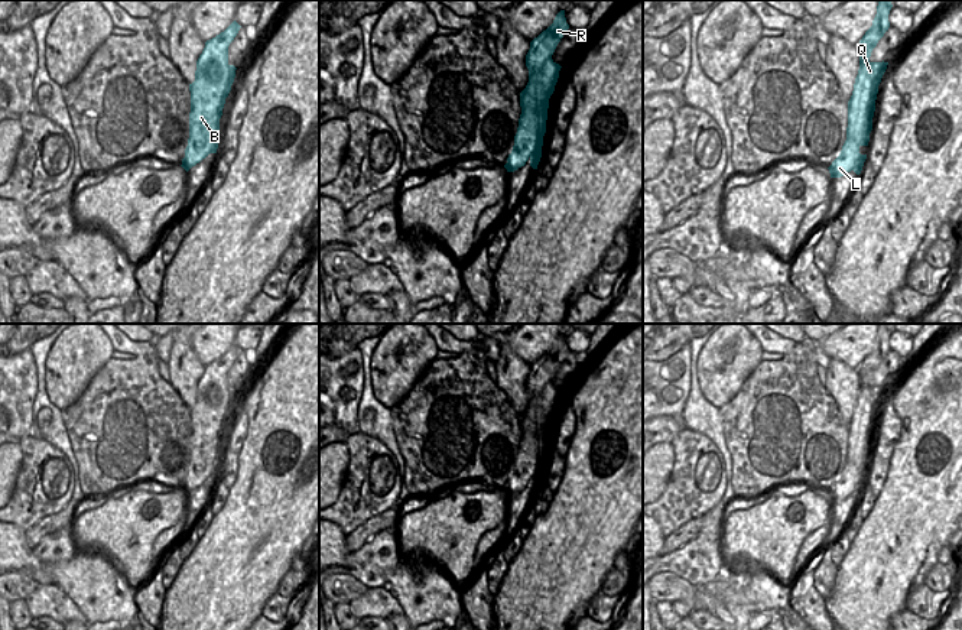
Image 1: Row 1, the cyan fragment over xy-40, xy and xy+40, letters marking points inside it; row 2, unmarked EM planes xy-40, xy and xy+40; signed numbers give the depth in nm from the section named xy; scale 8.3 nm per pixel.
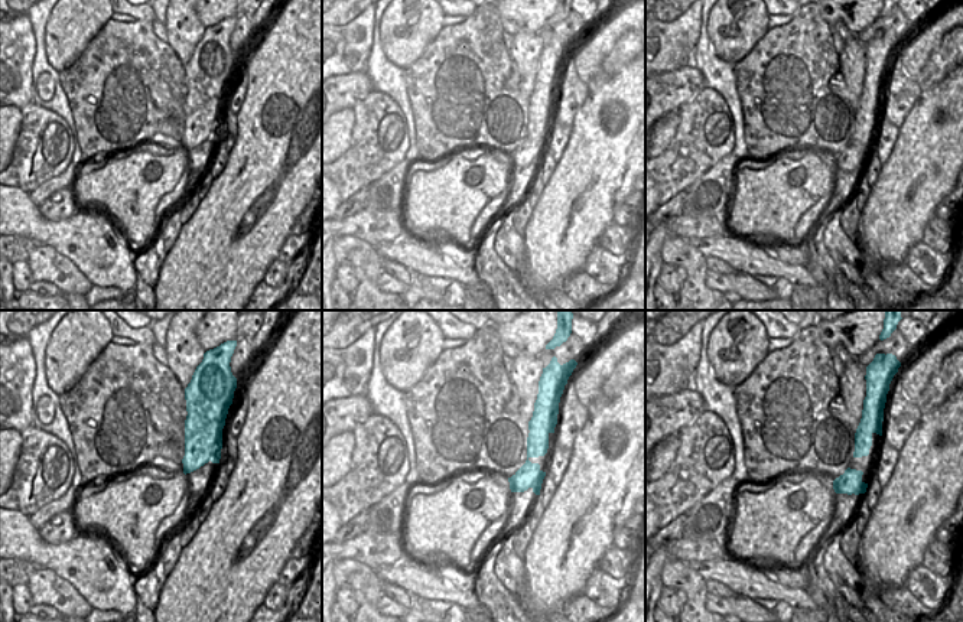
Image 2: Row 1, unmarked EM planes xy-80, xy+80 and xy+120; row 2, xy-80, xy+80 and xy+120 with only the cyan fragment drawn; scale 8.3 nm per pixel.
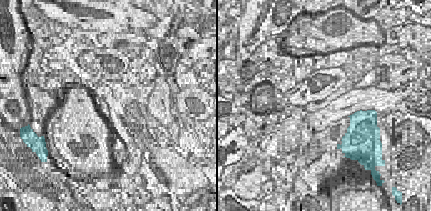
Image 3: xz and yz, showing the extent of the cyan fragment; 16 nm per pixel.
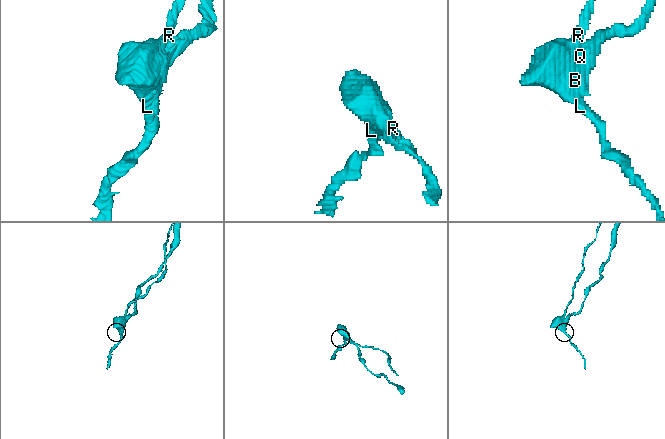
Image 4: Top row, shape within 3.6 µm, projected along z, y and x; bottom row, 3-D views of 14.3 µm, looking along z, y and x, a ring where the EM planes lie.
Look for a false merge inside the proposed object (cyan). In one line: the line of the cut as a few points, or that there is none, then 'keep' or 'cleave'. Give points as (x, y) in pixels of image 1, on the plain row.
cut in xy along (548, 424), (539, 434), (539, 470); cleave

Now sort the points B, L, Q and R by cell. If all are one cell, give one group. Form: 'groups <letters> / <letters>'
groups B L R / Q

